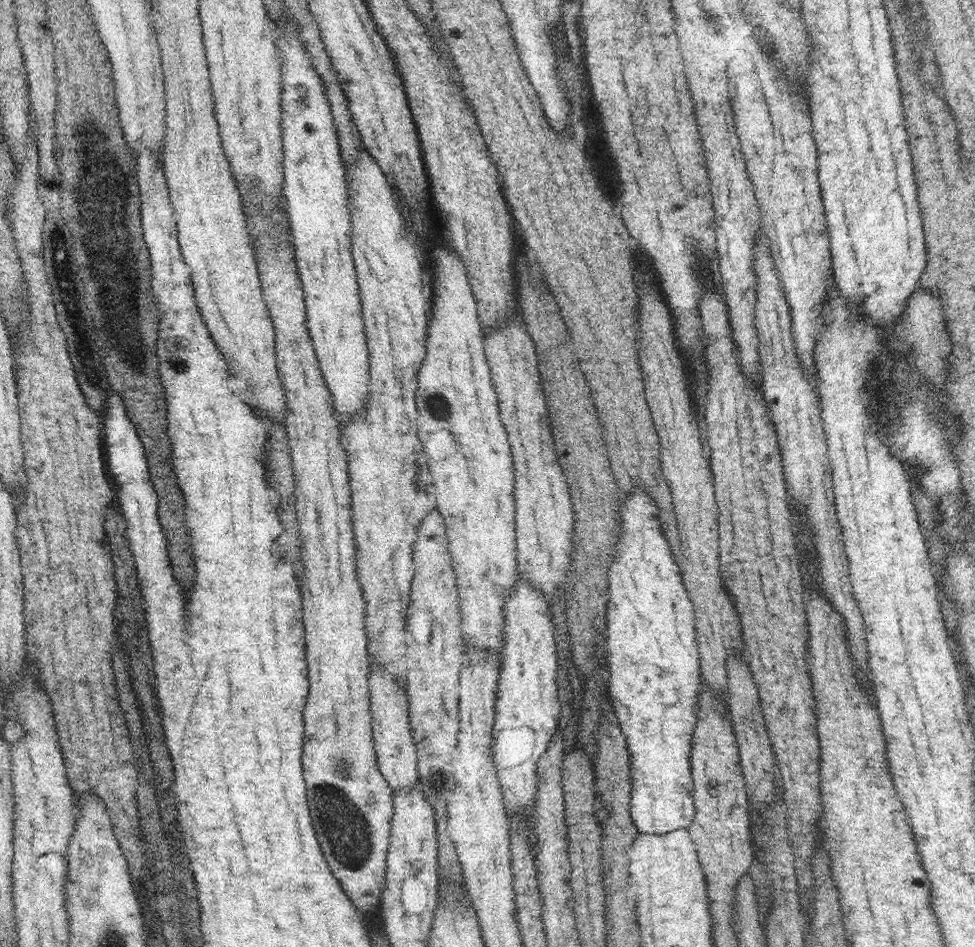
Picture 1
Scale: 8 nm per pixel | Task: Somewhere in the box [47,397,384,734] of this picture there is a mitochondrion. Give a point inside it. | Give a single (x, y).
(157, 446)

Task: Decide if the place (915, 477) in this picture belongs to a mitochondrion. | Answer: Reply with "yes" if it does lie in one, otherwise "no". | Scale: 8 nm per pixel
no

